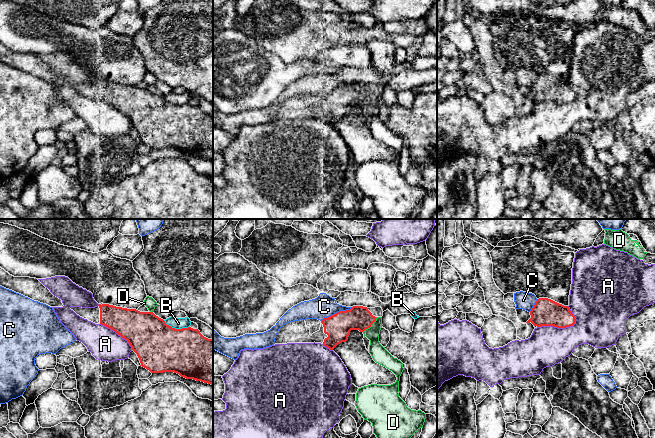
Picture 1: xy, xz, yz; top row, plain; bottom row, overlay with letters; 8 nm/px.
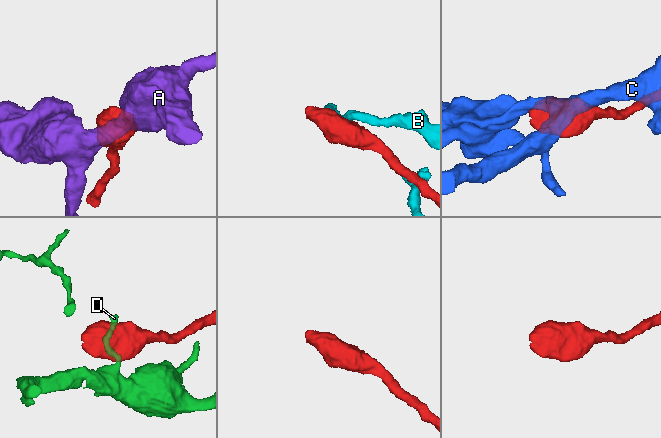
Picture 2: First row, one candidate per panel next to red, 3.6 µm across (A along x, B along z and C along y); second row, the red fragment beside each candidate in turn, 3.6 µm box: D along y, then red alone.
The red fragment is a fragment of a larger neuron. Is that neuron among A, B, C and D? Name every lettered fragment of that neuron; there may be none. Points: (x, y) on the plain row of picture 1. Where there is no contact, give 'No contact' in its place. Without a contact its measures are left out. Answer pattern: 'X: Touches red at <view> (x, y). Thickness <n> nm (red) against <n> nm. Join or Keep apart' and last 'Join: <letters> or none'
A: Touches red at yz (557, 103). Thickness 220 nm (red) against 320 nm. Keep apart
B: Touches red at xy (176, 105). Thickness 380 nm (red) against 100 nm. Keep apart
C: Touches red at xz (337, 88). Thickness 200 nm (red) against 190 nm. Keep apart
D: Touches red at xz (371, 100). Thickness 190 nm (red) against 130 nm. Keep apart
Join: none

